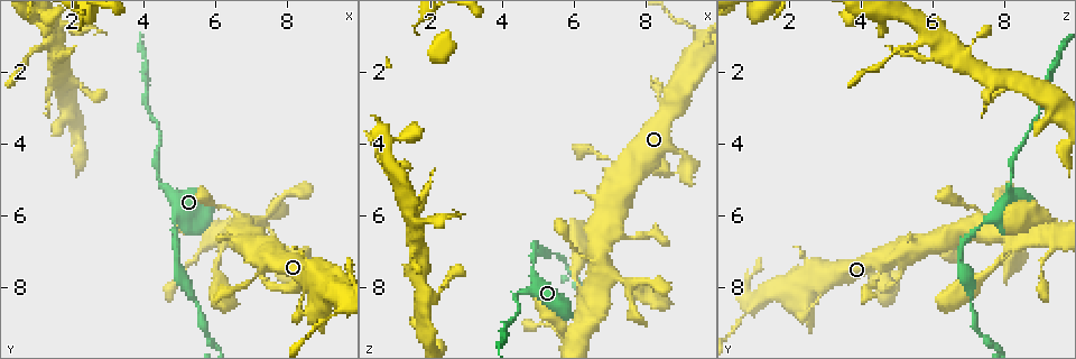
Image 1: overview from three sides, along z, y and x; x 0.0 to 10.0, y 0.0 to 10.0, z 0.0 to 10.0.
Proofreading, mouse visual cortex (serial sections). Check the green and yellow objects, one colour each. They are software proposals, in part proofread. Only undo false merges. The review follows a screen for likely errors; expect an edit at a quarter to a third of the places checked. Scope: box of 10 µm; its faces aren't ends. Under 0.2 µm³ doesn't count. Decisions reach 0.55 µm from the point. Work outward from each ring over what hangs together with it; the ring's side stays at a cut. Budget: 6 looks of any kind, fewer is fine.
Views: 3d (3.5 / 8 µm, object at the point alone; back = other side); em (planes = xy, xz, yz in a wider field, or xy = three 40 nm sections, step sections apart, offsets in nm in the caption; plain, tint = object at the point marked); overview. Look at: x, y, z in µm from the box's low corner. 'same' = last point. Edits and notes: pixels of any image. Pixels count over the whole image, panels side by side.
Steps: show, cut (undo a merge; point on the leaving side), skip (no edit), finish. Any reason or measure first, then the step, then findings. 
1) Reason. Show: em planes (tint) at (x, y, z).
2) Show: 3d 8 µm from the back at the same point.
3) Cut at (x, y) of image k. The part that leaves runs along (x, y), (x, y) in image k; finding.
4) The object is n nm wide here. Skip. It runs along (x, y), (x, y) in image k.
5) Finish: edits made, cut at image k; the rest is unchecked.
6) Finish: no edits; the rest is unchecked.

Show: 3d 3.5 µm at (4.95, 6.25, 7.40).

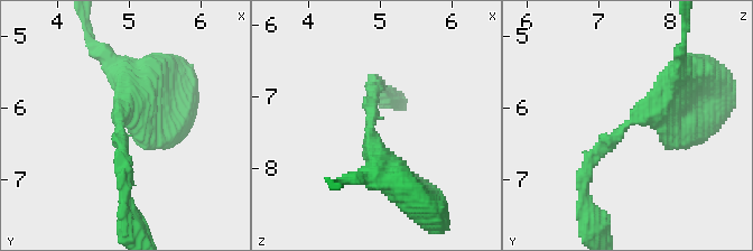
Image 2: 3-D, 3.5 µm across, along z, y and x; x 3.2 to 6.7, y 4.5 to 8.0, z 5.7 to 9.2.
Shape alone is not enough. Show: em xy step 3 (tint) at (4.85, 6.25, 7.40).

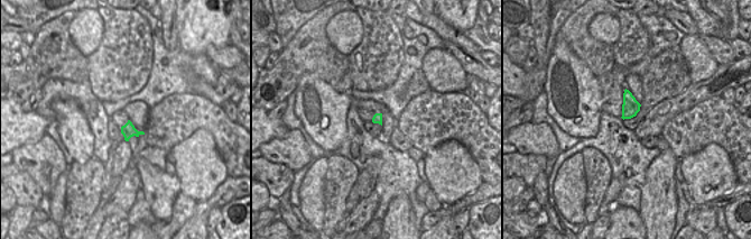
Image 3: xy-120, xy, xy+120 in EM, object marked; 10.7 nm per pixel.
Skip. It runs along (682, 81), (605, 143), (583, 182) in image 2; one cell here.

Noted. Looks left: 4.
Narrows sharply. Show: 3d 3.5 µm at (7.10, 6.15, 7.75).

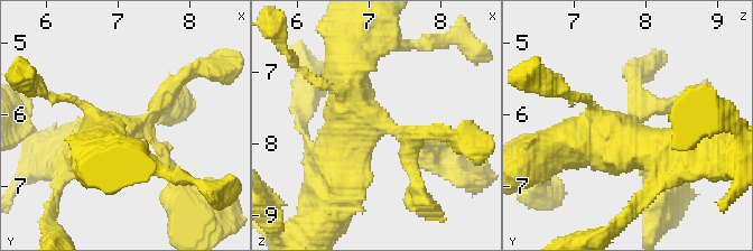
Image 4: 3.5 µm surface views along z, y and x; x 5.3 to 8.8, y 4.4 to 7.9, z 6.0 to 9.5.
Show: em xy step 2 (tint) at (7.00, 6.20, 7.70).

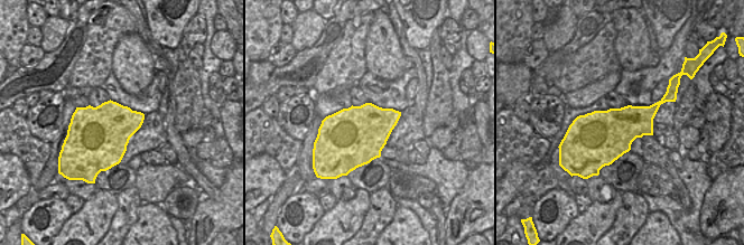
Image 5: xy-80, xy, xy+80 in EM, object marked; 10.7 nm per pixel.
Skip. It runs along (351, 44), (351, 124), (336, 193) in image 4; all the same cell.

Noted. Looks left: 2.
Show: 3d 8 µm at (9.25, 8.75, 0.75).

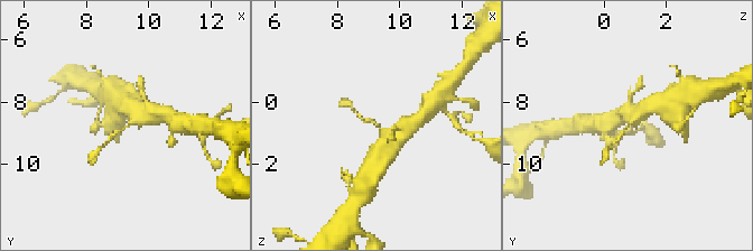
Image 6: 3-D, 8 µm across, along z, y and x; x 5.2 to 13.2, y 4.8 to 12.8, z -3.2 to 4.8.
The arms are 100, 500 nm wide. Show: em xy step 2 (tint) at the same point.

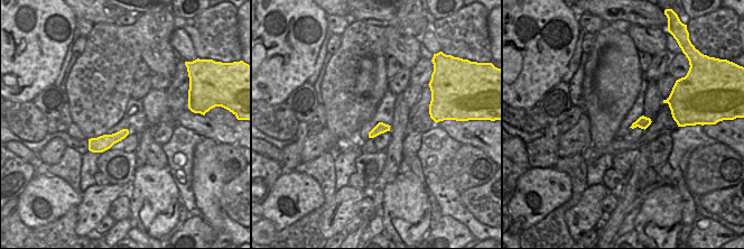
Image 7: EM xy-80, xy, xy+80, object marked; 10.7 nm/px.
Skip. All the same cell.

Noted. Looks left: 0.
Finish: no edits; the rest is unchecked.

